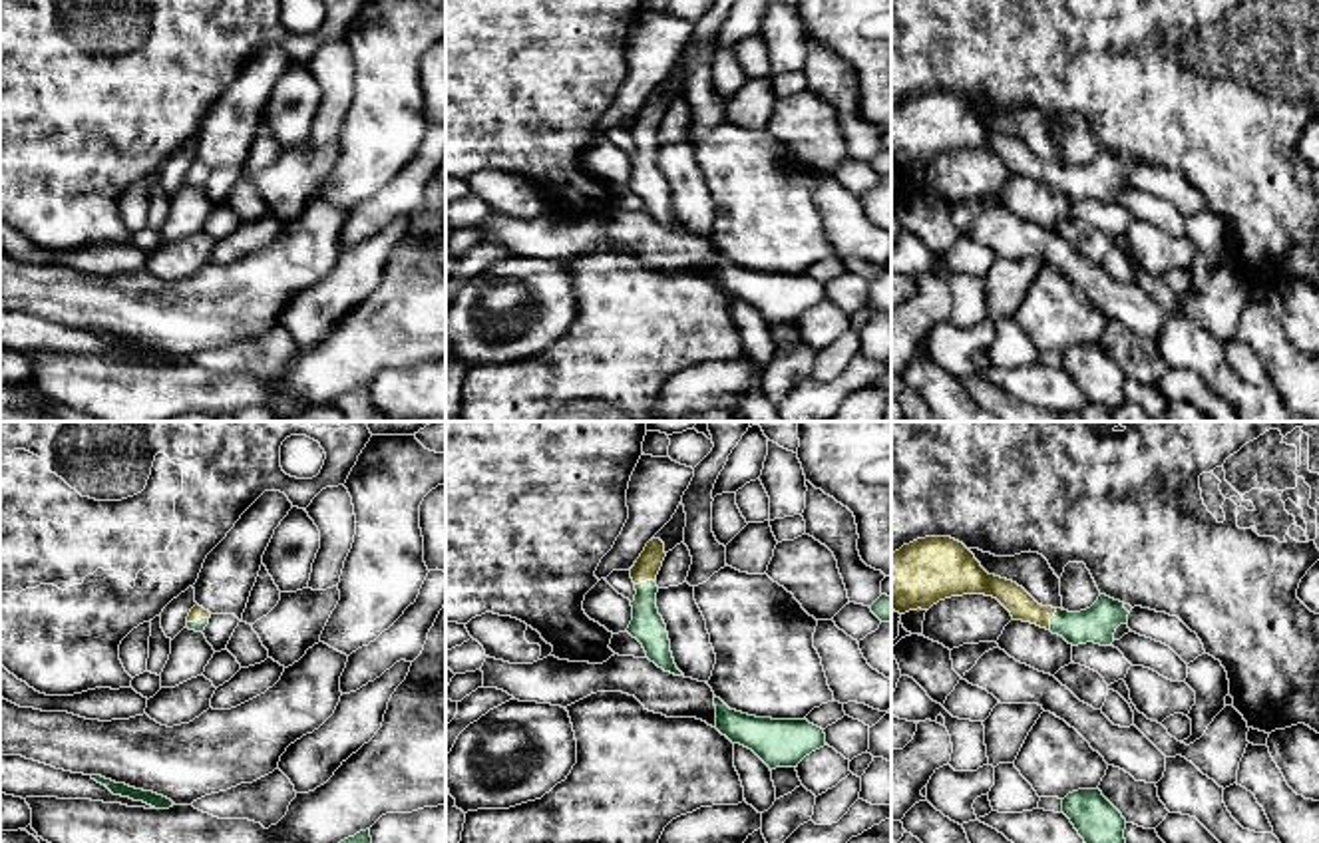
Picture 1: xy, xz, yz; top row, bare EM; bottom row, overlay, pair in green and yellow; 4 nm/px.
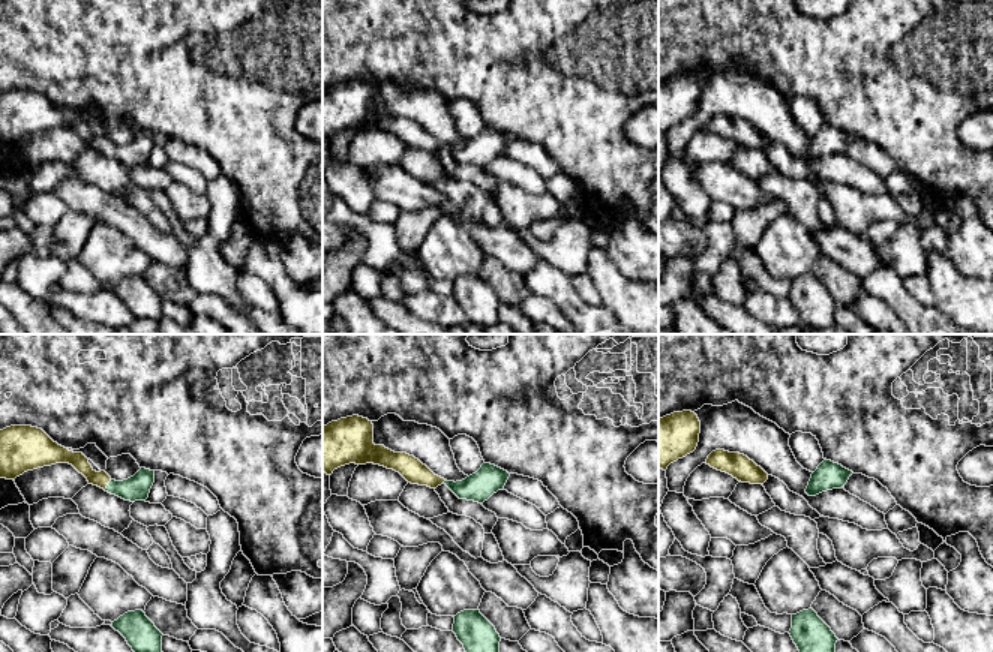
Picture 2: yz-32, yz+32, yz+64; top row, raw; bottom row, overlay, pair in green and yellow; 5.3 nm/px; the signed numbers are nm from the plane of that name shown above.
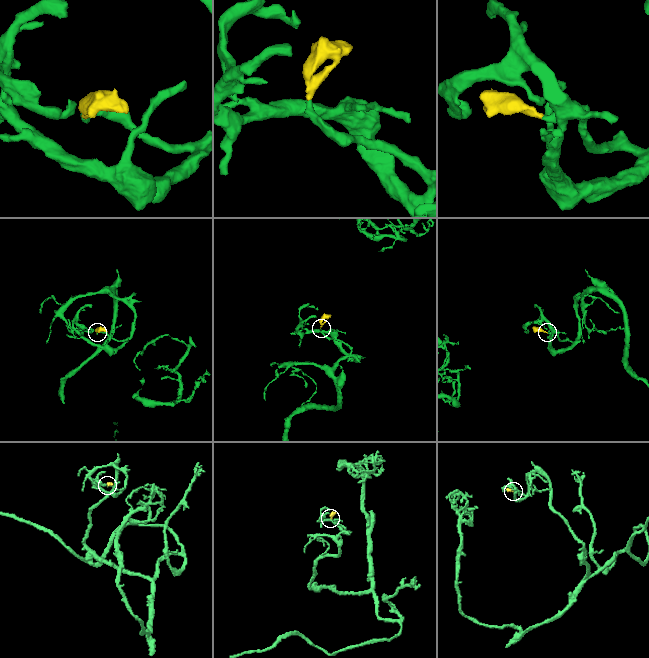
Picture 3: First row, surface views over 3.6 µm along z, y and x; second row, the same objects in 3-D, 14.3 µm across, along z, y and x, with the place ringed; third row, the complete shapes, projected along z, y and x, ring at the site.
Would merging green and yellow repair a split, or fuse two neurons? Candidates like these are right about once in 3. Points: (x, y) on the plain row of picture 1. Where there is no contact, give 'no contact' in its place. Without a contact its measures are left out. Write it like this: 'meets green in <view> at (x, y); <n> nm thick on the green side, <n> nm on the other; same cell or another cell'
meets green in yz at (1051, 173); 150 nm thick on the green side, 110 nm on the other; same cell

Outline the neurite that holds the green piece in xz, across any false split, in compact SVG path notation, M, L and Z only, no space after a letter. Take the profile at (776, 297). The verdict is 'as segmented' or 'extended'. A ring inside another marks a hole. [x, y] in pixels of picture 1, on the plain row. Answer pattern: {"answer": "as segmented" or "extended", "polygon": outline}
{"answer": "as segmented", "polygon": "M714 251L716 284L732 298L752 304L770 324L798 322L812 306L828 300L822 282L804 274L756 272L730 264Z"}

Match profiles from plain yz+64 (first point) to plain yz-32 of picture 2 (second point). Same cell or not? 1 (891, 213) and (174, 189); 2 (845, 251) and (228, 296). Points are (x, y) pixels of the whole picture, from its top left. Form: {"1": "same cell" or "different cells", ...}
{"1": "same cell", "2": "different cells"}

